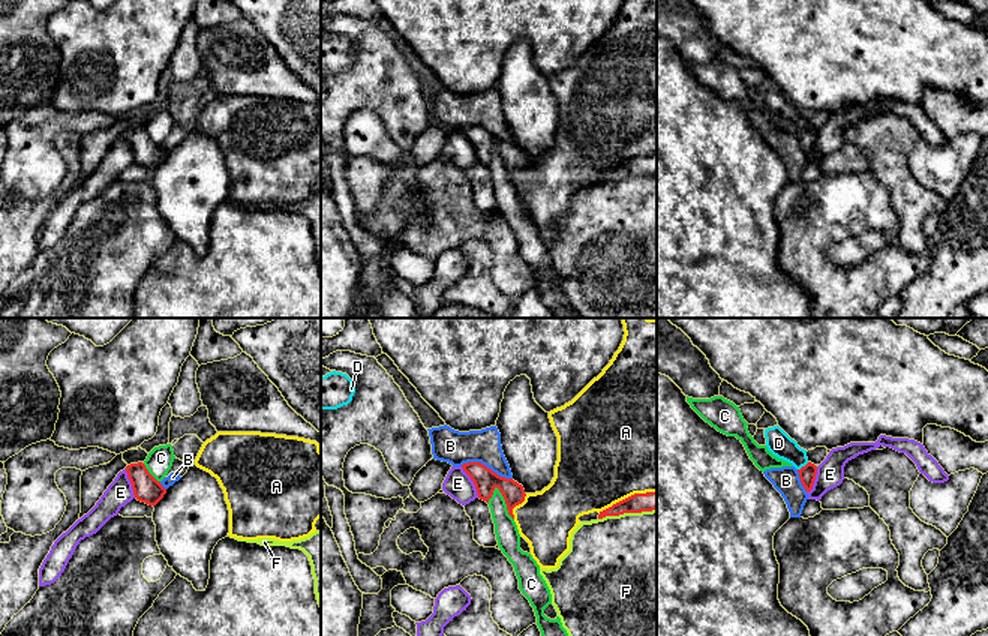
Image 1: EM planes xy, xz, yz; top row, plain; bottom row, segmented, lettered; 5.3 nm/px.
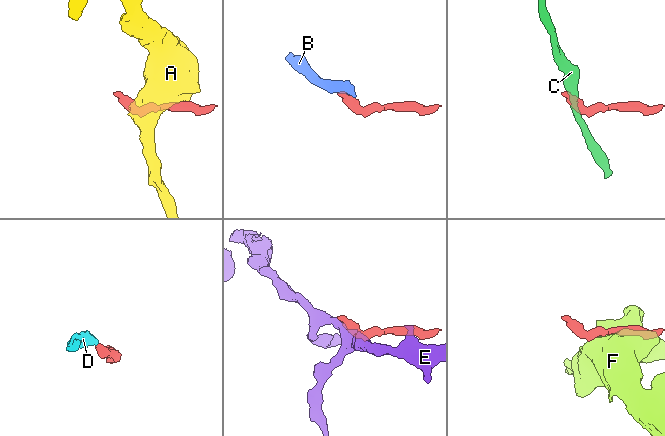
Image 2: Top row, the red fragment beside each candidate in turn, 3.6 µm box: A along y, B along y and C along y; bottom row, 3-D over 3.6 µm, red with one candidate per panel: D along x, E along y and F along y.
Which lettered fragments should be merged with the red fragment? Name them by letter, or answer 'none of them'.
D

